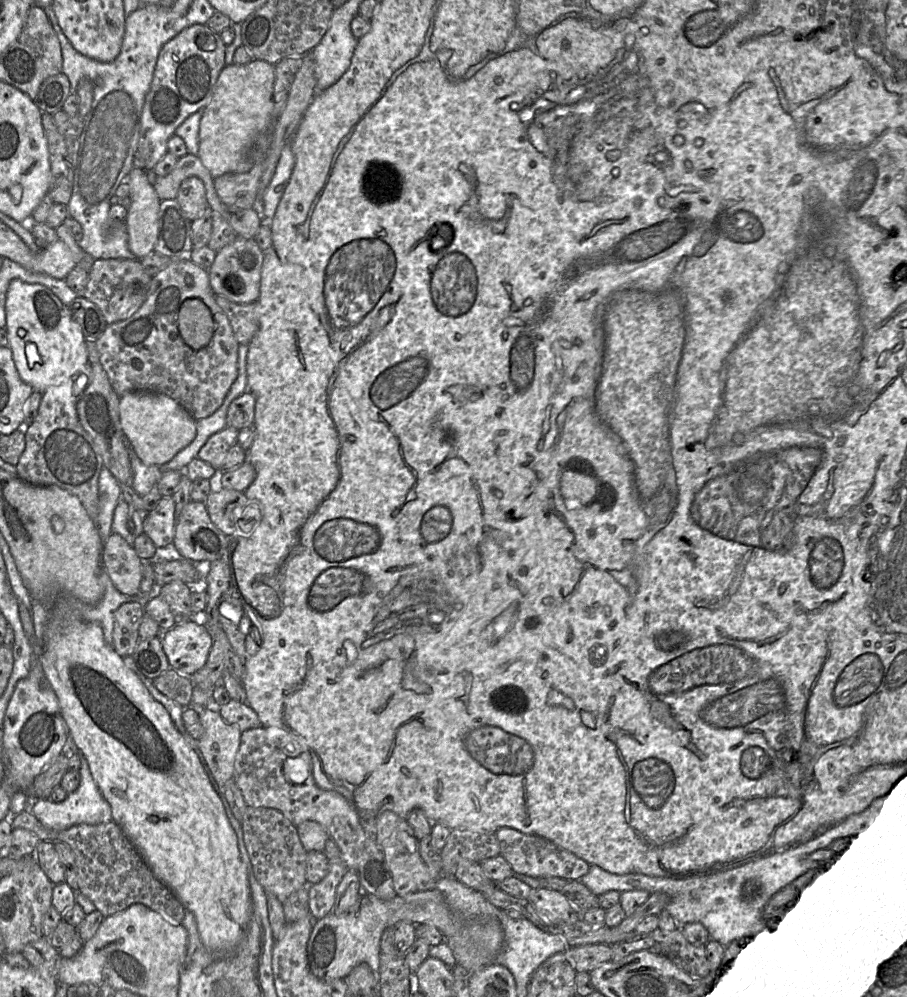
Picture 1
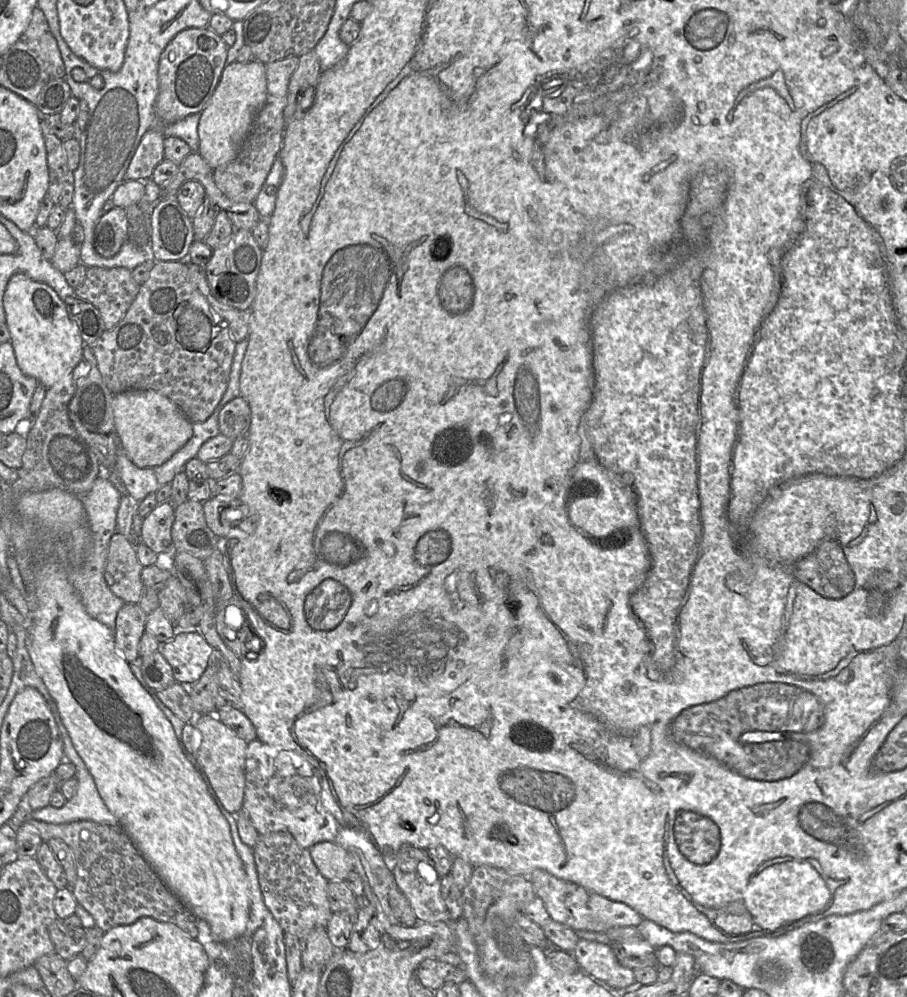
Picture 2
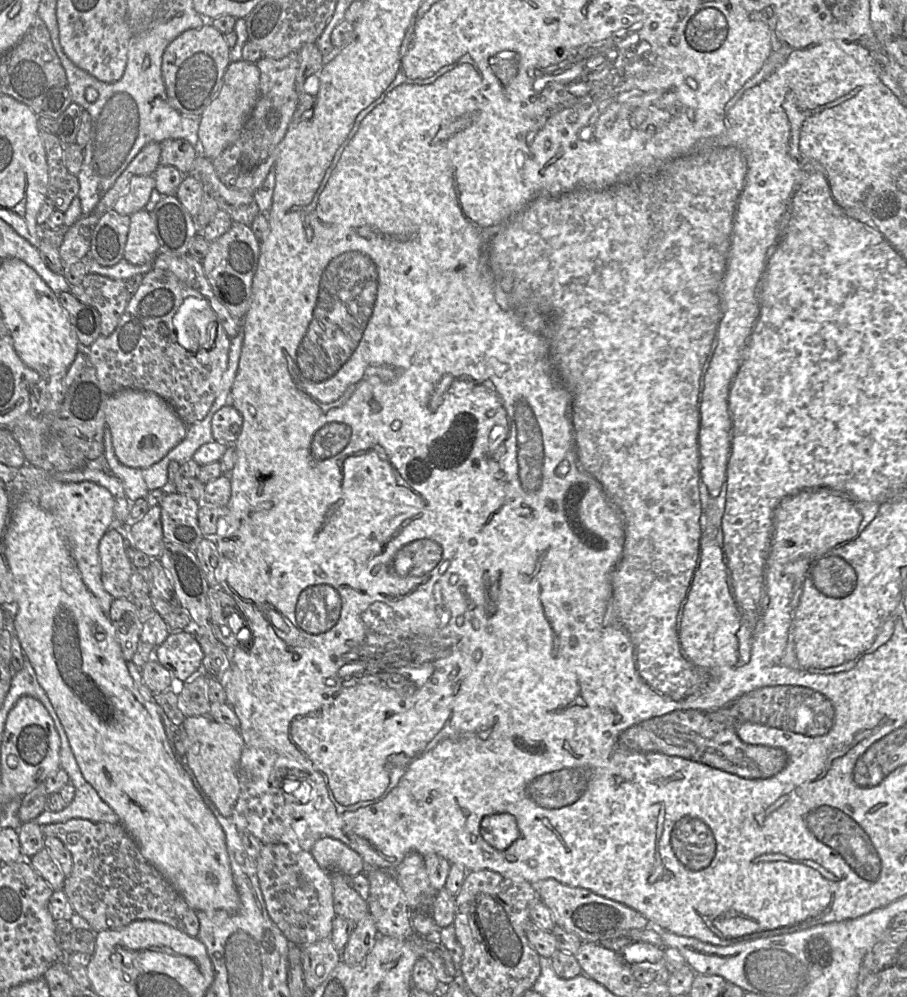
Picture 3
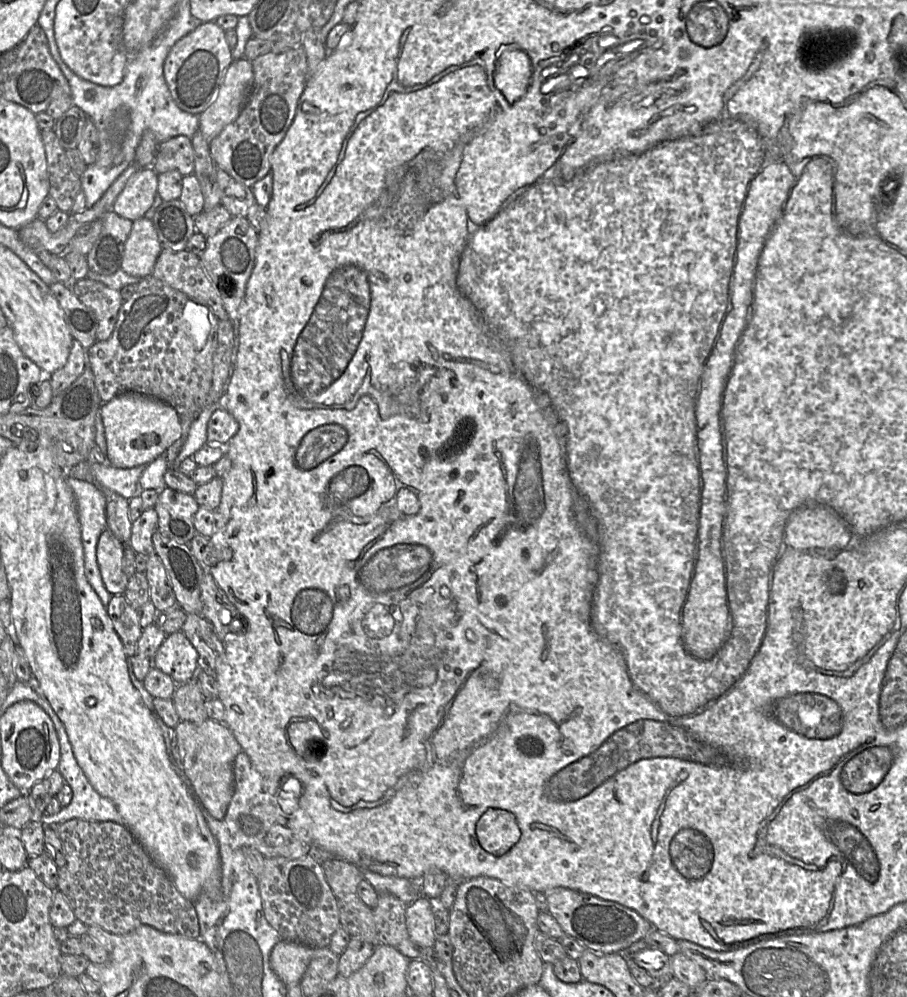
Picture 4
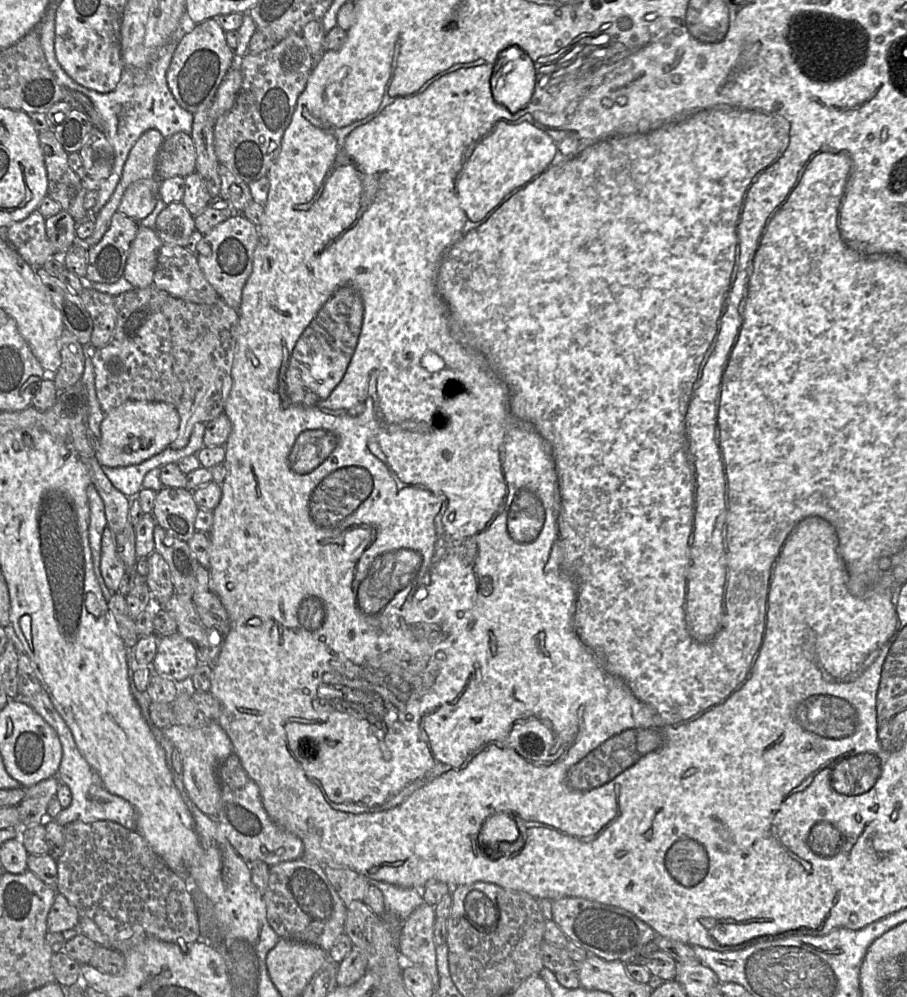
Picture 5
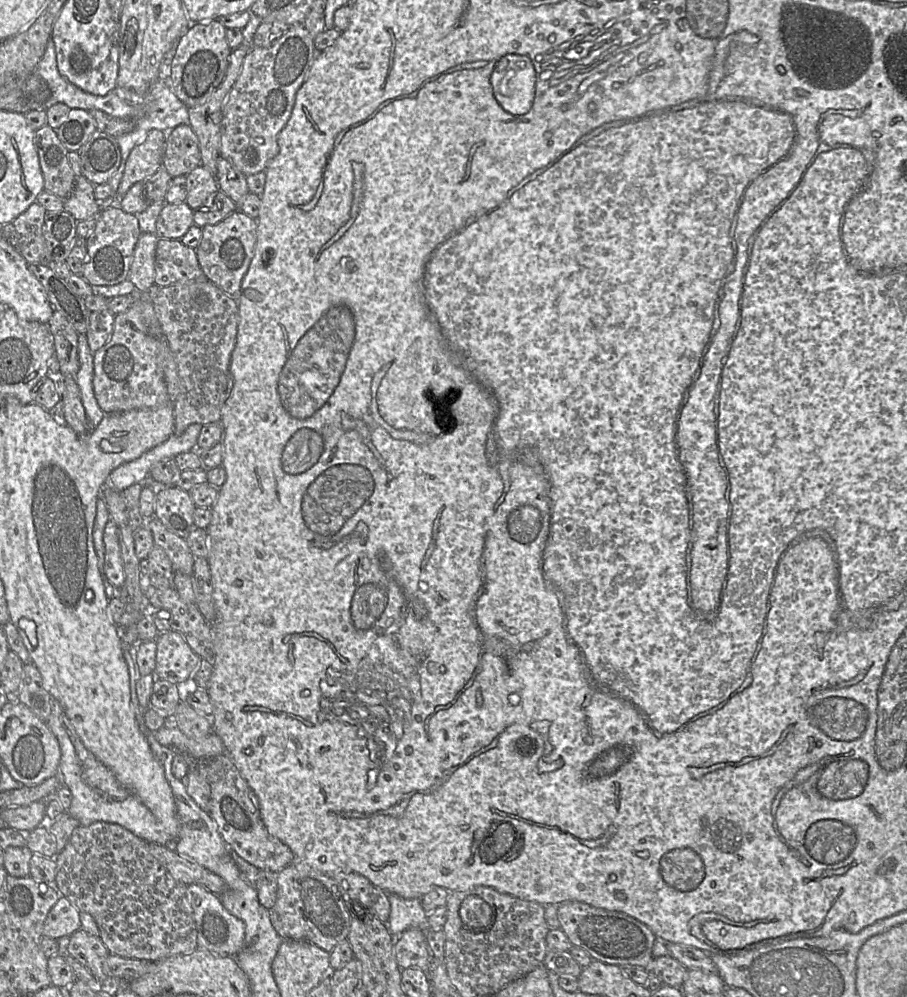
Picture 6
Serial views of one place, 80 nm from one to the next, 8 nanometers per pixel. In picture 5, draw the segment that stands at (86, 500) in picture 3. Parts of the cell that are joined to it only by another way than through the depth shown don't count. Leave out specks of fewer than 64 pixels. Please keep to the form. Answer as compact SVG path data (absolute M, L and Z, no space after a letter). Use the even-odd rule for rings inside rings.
M93 484L87 487L87 497L90 508L89 543L92 552L94 573L101 587L103 596L107 602L113 596L113 592L107 588L100 572L101 539L104 528L107 526L105 507L101 496Z

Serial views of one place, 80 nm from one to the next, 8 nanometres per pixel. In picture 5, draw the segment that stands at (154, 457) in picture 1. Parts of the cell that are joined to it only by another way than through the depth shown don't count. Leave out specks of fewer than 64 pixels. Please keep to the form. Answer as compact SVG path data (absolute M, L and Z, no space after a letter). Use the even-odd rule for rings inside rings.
M128 400L104 413L100 425L99 446L95 452L101 466L139 464L166 449L178 435L179 414L169 403Z

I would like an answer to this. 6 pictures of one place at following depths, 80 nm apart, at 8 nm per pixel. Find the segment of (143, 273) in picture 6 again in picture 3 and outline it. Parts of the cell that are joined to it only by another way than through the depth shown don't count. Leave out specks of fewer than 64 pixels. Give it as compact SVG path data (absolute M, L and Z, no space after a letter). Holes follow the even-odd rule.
M142 209L133 213L123 259L134 265L143 265L153 263L158 253L159 242L151 212Z

